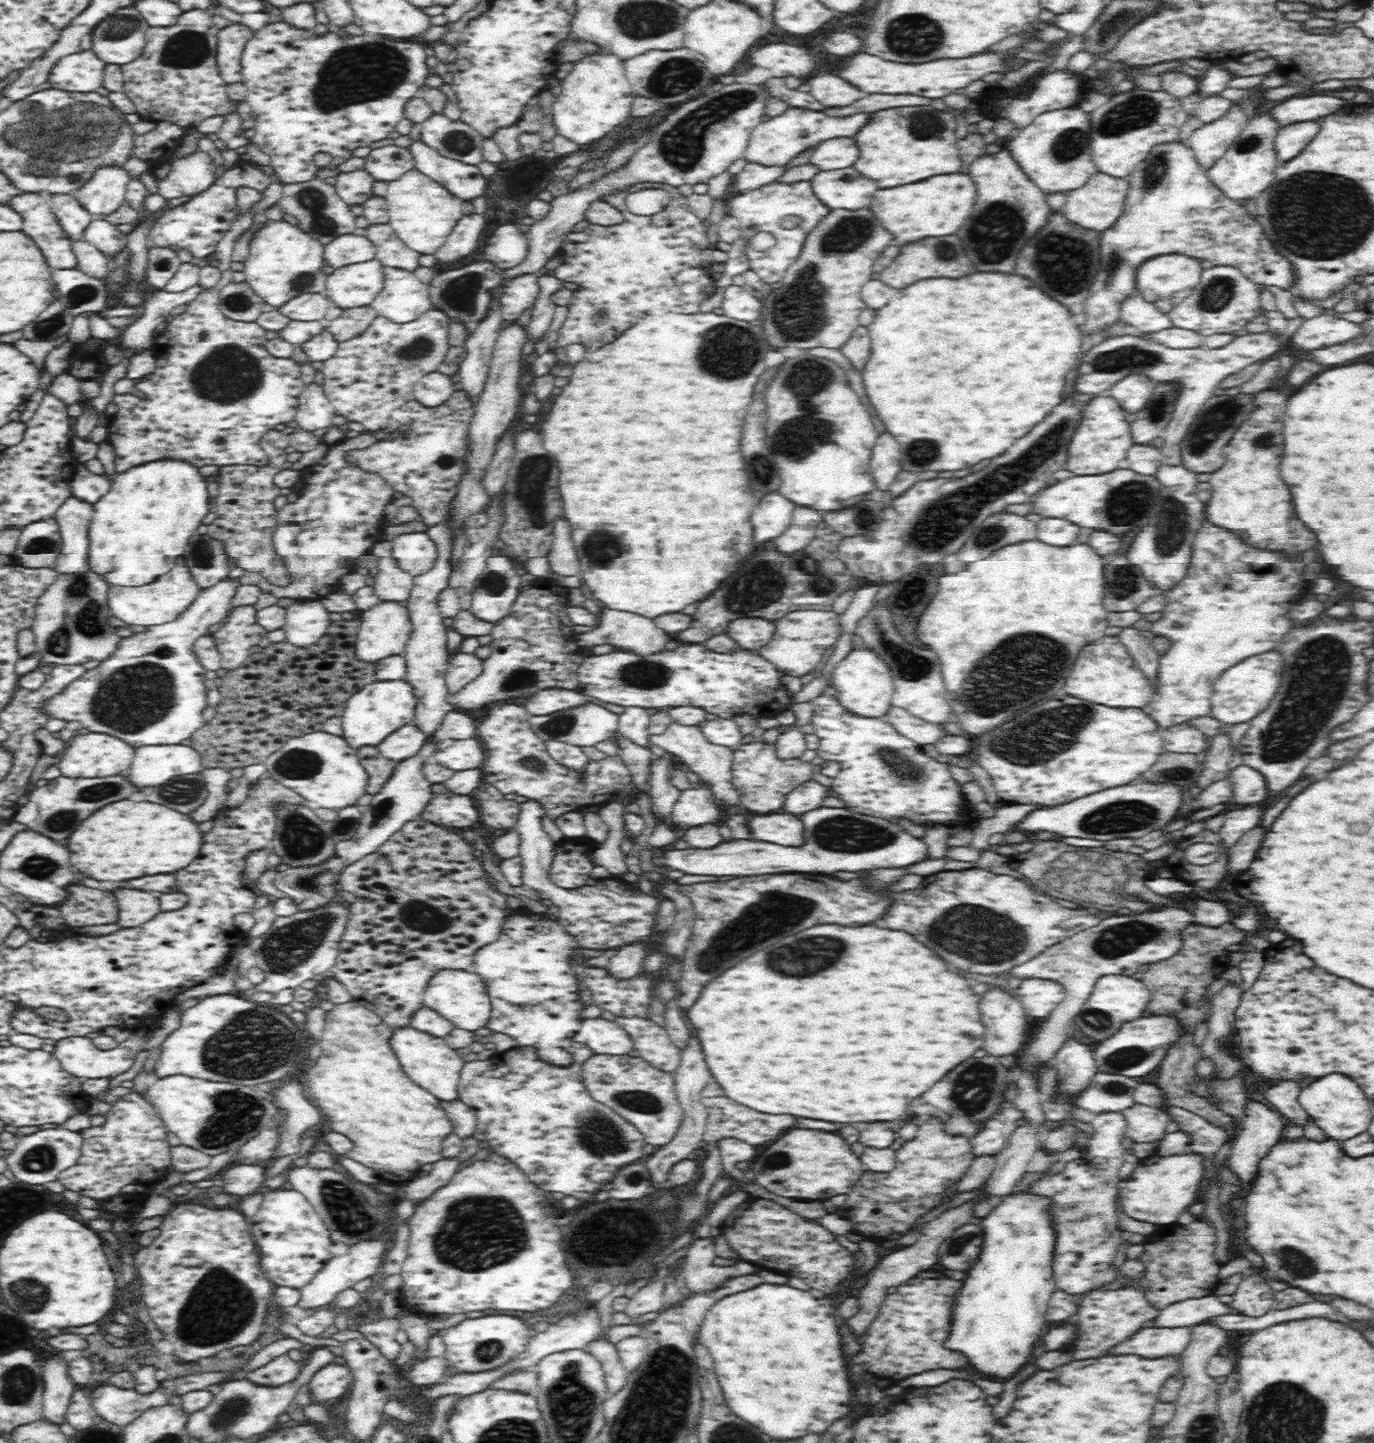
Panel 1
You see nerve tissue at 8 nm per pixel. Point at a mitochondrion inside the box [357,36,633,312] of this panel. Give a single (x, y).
(458, 142)

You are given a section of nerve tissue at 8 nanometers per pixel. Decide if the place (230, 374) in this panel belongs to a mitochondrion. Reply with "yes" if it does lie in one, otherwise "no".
yes

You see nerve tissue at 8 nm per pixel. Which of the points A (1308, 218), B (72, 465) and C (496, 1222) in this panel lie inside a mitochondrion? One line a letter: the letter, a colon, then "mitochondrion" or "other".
A: mitochondrion
B: other
C: mitochondrion

